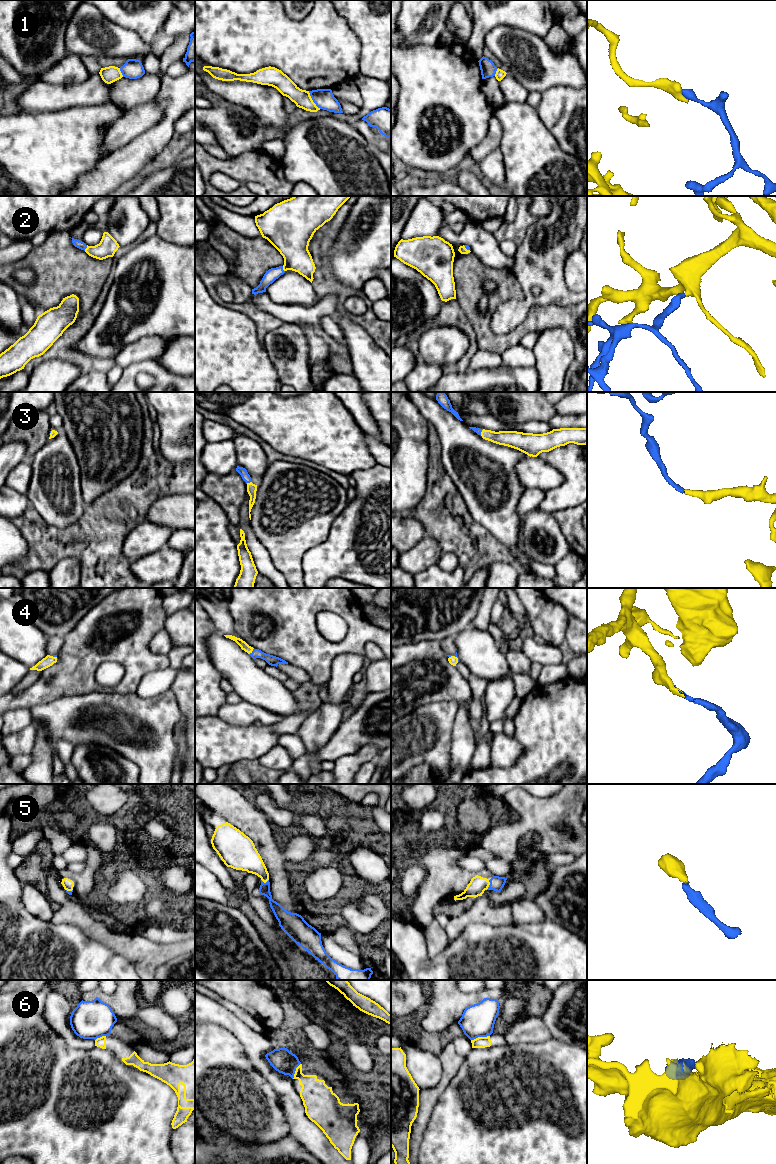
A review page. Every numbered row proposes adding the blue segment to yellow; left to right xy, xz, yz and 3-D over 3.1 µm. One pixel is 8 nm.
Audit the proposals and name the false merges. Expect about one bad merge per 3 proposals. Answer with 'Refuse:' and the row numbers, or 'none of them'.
Refuse: 1, 6

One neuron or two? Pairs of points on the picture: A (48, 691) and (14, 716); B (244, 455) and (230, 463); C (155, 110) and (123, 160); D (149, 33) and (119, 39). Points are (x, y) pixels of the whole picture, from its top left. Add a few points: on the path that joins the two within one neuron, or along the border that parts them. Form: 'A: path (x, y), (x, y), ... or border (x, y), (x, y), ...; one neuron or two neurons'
A: border (29, 708), (14, 708), (10, 710); two neurons
B: border (232, 440), (235, 446), (237, 465); two neurons
C: border (160, 120), (121, 147); two neurons
D: border (118, 26), (135, 31), (143, 41), (150, 44); two neurons

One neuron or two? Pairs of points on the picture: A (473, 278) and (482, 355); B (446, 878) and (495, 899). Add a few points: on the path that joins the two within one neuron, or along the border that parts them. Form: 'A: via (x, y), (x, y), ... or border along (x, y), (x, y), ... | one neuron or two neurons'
A: border along (479, 348), (500, 355) | two neurons
B: via (429, 905), (439, 930), (468, 918) | one neuron

